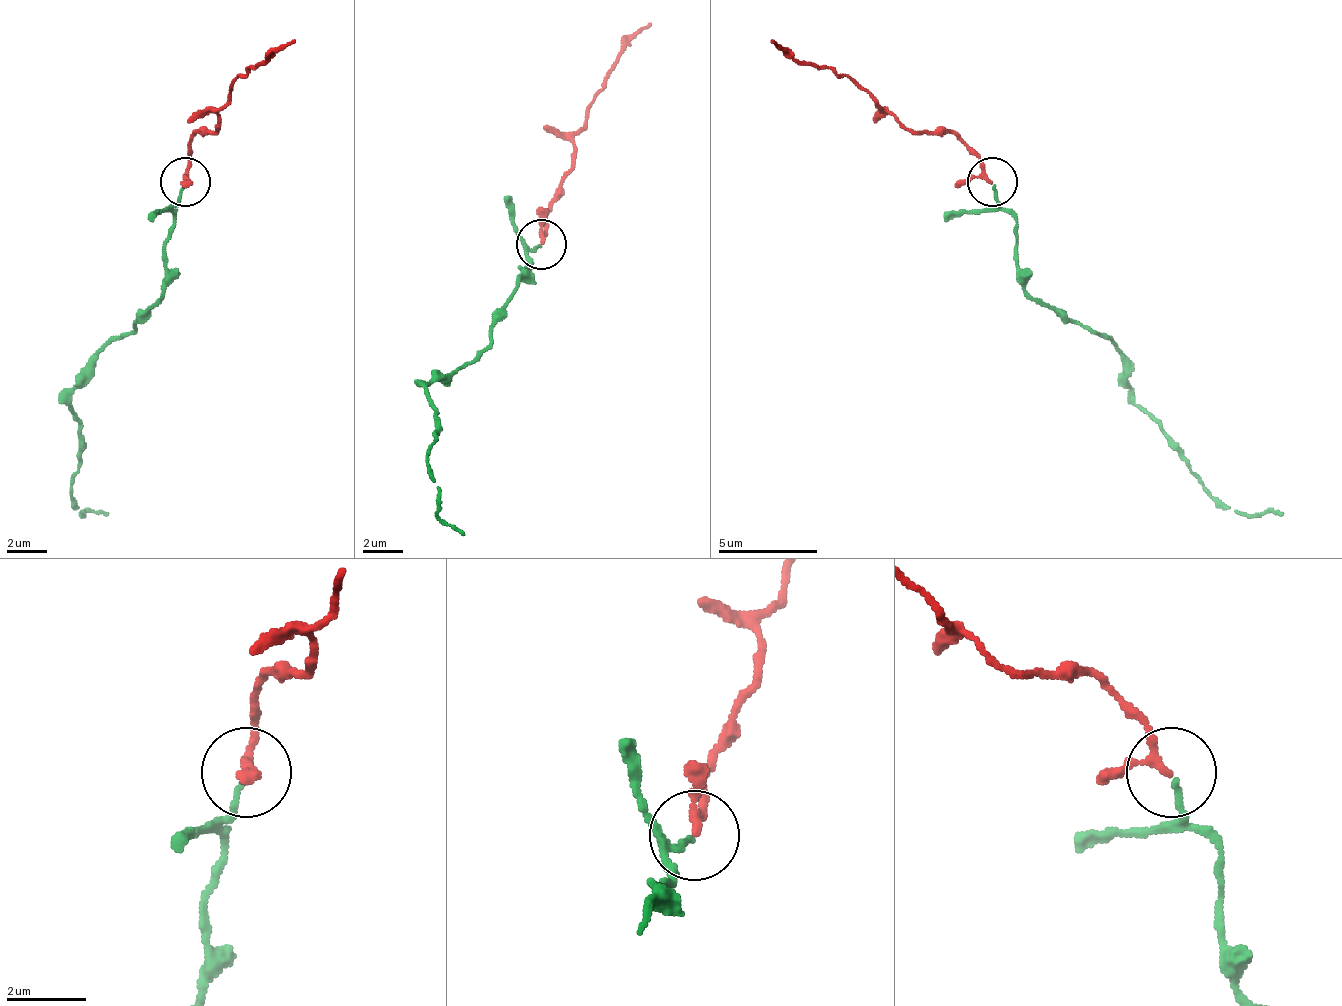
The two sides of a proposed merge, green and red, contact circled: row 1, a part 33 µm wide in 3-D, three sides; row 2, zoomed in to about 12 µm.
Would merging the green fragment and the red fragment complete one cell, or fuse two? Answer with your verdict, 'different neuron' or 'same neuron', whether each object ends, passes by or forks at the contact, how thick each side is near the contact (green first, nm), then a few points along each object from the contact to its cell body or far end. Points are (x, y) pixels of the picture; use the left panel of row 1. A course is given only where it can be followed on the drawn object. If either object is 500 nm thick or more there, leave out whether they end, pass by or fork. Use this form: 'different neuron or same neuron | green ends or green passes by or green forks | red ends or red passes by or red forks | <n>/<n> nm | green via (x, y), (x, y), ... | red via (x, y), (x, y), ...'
same neuron | green ends | red passes by | 130/170 nm | green via (186, 185), (172, 220), (167, 285), (122, 334), (97, 354), (72, 399), (72, 493), (82, 513), (107, 513) | red via (186, 180), (186, 146), (201, 131), (216, 131), (231, 86), (251, 66), (261, 66), (296, 41)

